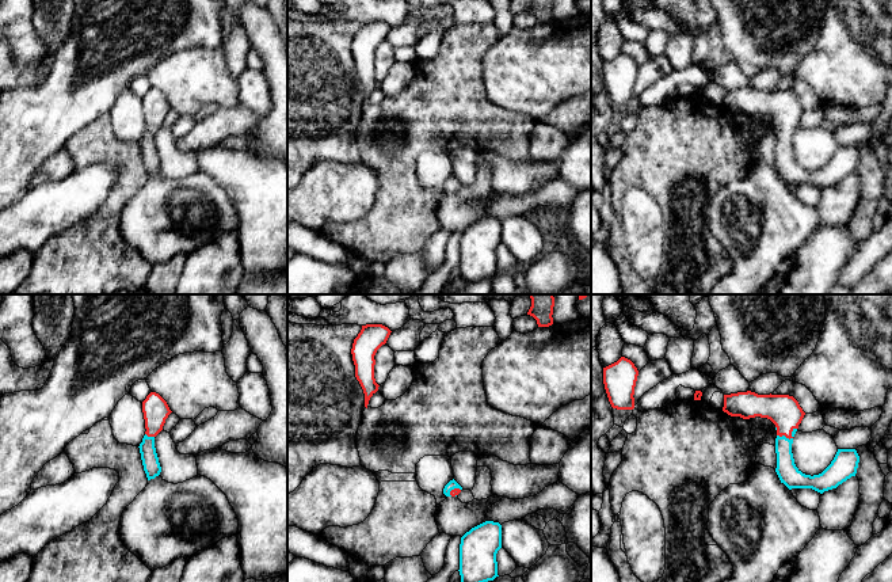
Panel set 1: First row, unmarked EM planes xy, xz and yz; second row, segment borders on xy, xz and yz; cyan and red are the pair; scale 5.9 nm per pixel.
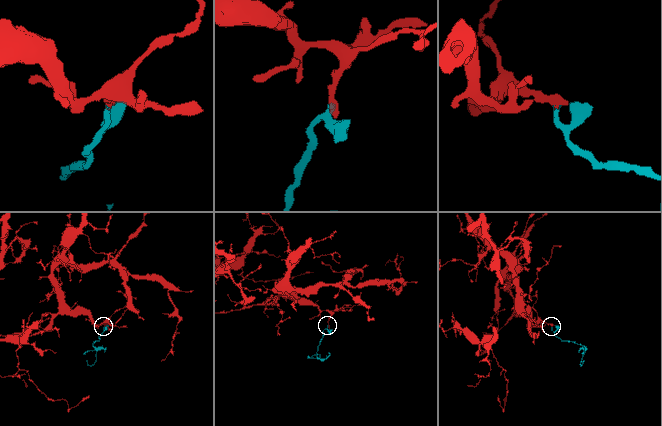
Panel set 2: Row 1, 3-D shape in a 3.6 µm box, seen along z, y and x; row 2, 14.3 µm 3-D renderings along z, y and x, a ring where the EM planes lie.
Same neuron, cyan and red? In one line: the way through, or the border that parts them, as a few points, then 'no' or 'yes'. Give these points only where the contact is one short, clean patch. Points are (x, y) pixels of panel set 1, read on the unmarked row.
across yz (788, 168), (788, 134), (786, 110), (784, 107) | yes

